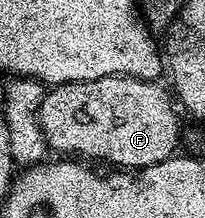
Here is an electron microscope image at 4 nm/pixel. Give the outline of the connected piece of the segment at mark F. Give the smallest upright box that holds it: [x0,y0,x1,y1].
[37,74,181,170]

